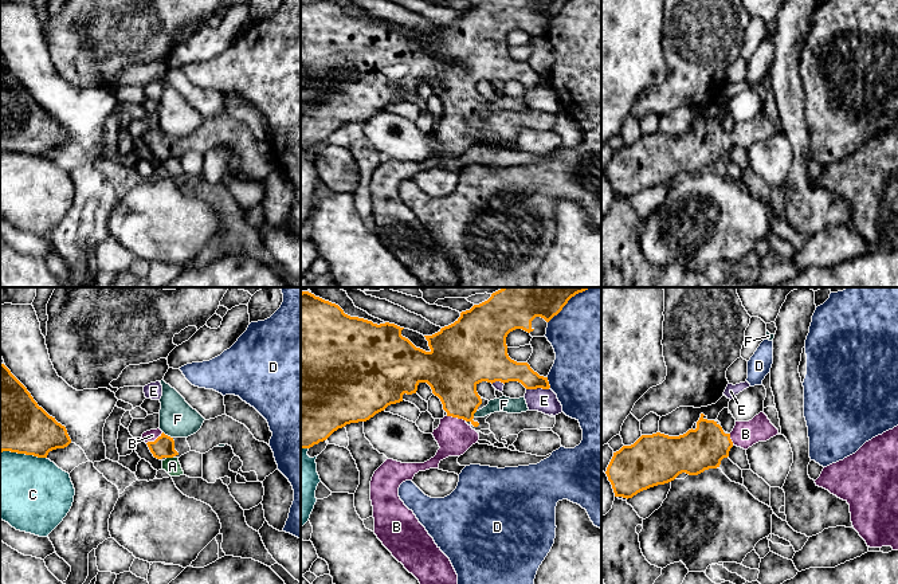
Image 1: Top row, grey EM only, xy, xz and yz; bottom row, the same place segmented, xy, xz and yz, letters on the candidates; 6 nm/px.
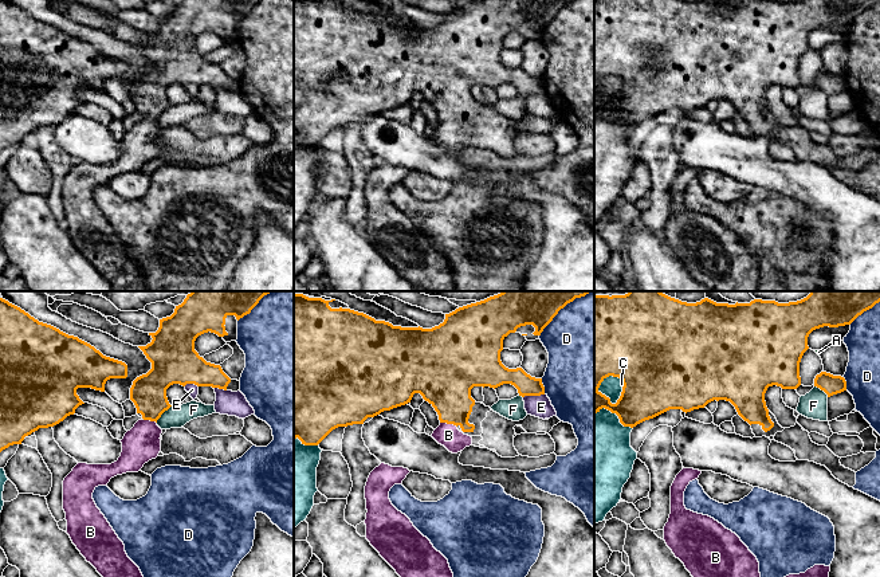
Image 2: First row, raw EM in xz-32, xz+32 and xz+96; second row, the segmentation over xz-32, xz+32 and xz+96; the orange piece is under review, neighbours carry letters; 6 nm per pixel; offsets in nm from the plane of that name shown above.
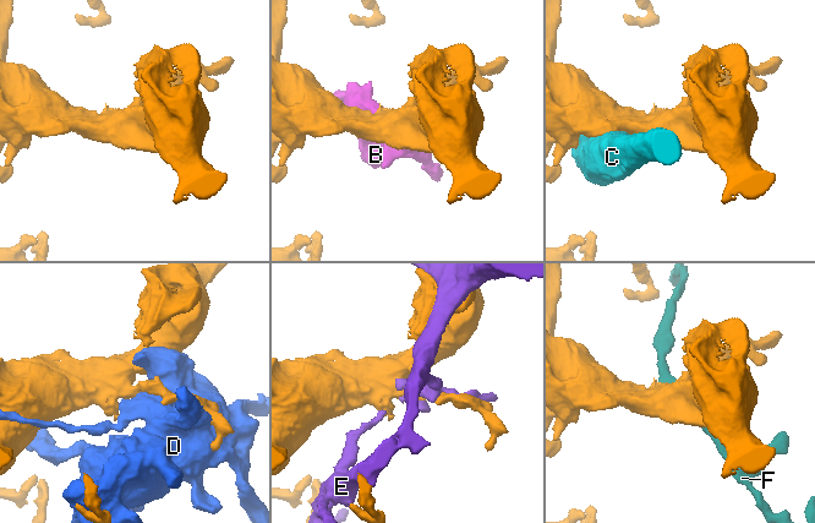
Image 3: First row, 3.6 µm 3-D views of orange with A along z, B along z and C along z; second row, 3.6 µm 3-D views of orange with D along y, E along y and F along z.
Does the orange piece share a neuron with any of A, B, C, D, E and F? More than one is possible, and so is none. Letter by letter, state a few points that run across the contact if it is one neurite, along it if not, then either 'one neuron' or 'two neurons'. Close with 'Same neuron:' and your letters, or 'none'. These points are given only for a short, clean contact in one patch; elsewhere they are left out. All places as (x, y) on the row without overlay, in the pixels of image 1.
A: one neuron
B: line xz (453, 74), (457, 87), (457, 116), (455, 136); one neuron
C: two neurons
D: two neurons
E: two neurons
F: two neurons
Same neuron: A, B

